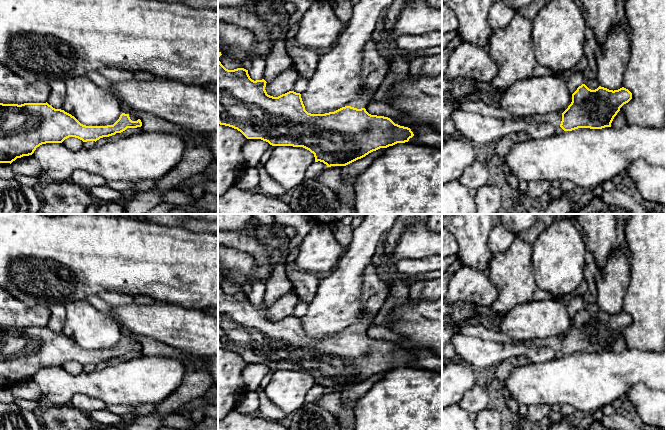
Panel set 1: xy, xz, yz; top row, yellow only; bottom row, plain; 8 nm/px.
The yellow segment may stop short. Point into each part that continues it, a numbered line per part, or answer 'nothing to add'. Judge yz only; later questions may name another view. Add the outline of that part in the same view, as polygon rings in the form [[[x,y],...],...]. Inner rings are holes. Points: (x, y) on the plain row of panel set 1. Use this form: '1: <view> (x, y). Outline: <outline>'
1: yz (555, 343). Outline: [[[550,337],[548,339],[534,339],[525,342],[526,345],[537,345],[537,346],[549,346],[555,352],[560,351],[562,345],[562,338],[560,337]]]

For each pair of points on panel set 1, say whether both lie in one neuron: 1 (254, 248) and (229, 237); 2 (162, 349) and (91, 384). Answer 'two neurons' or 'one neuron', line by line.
1: one neuron
2: two neurons

